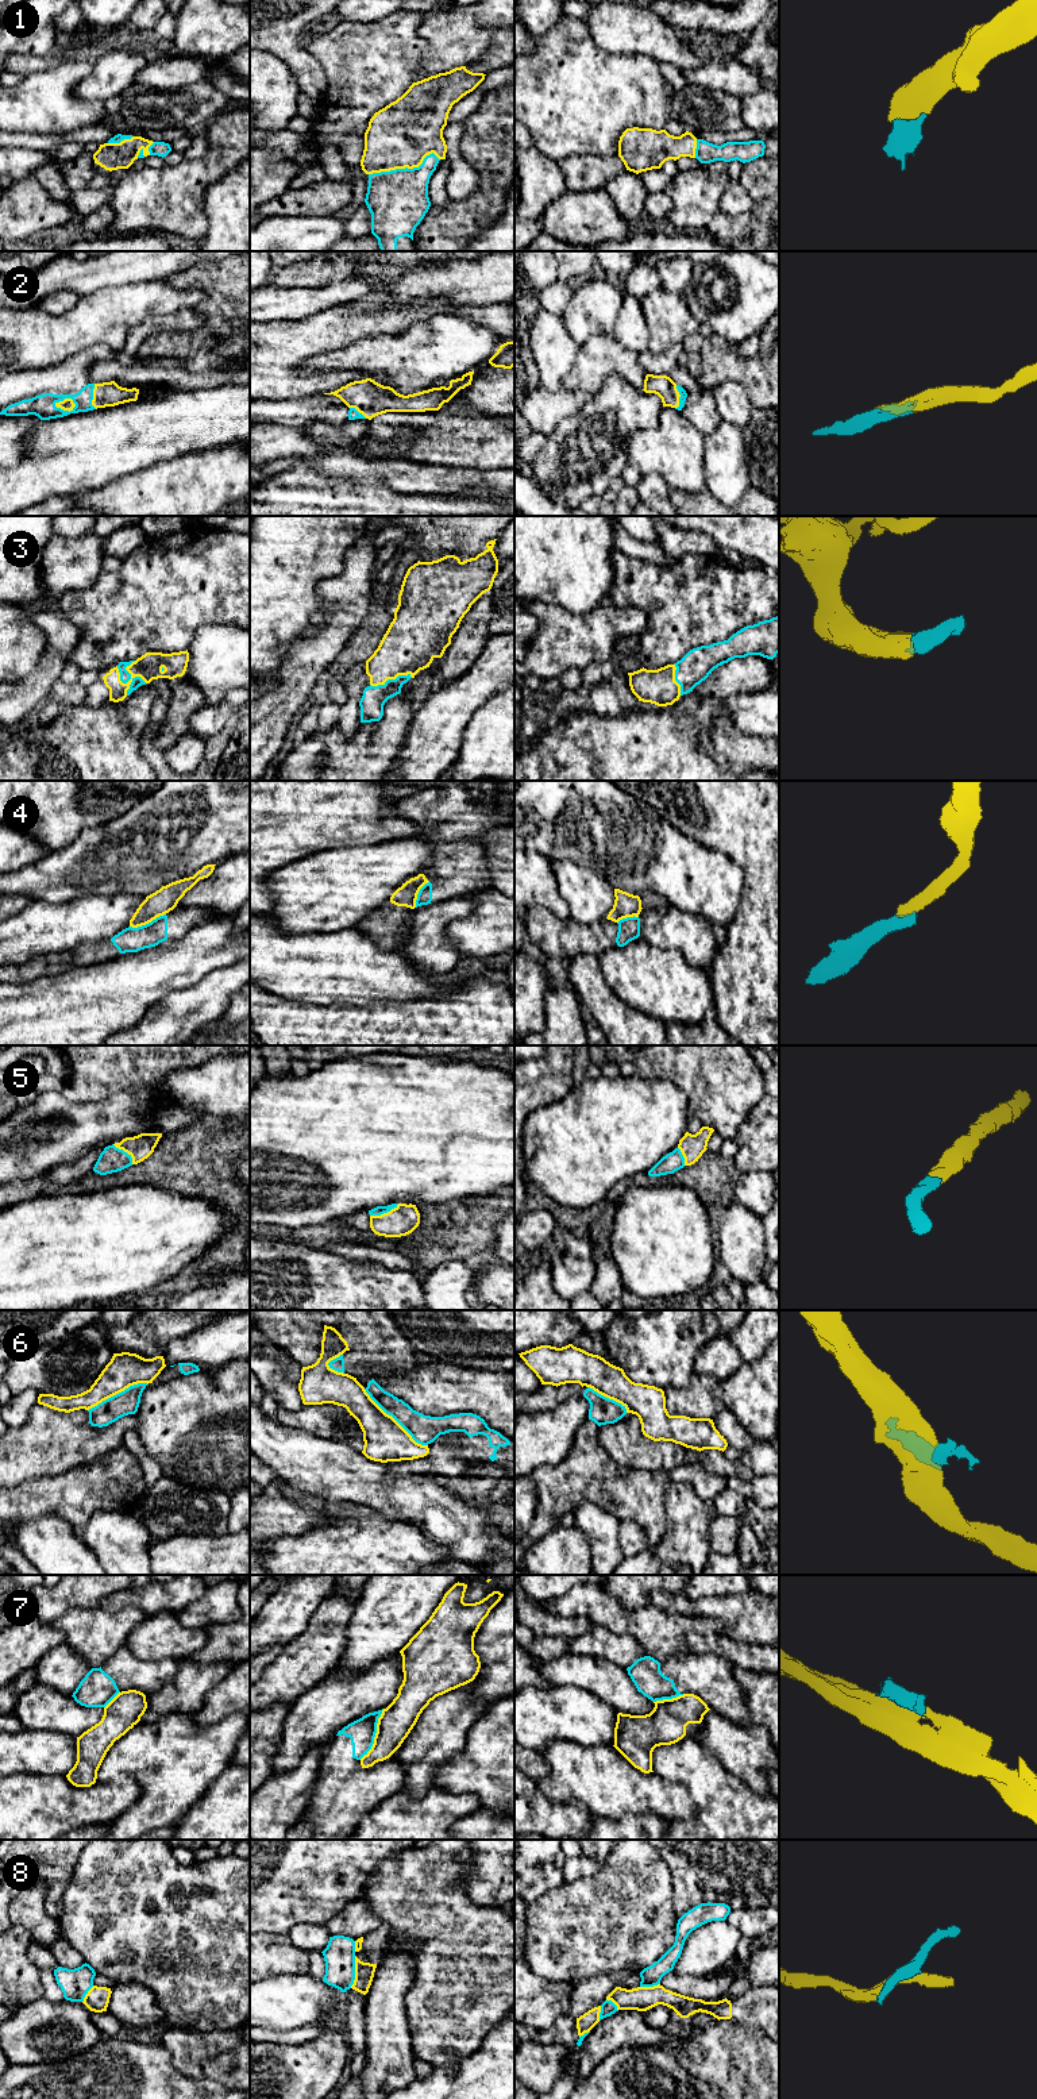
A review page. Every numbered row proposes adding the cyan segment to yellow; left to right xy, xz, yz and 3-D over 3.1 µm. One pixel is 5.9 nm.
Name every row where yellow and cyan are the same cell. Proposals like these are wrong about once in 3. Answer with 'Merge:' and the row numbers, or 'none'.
Merge: 1, 2, 3, 5

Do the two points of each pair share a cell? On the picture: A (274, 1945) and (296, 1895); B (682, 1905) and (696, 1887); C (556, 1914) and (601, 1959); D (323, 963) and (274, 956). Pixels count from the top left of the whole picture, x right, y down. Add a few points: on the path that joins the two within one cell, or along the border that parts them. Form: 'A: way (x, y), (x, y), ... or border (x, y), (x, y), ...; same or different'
A: border (263, 1930), (286, 1934); different
B: way (683, 1901), (692, 1891); same
C: way (569, 1925), (573, 1925), (594, 1947); same
D: way (311, 963), (286, 963); same

